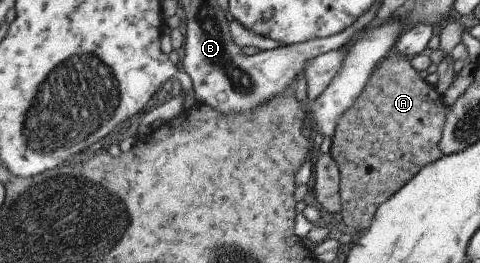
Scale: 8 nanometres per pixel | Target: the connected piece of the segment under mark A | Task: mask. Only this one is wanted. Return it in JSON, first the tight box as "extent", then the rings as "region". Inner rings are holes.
{"extent":[327,51,447,231],"region":[[[391,51],[377,66],[376,73],[365,87],[364,94],[352,107],[352,112],[340,123],[335,140],[327,145],[340,165],[340,223],[344,229],[356,231],[372,226],[374,214],[386,201],[425,165],[434,163],[443,156],[438,147],[447,116],[443,95],[438,93],[435,86],[422,79],[420,72],[411,63],[411,58]]]}

